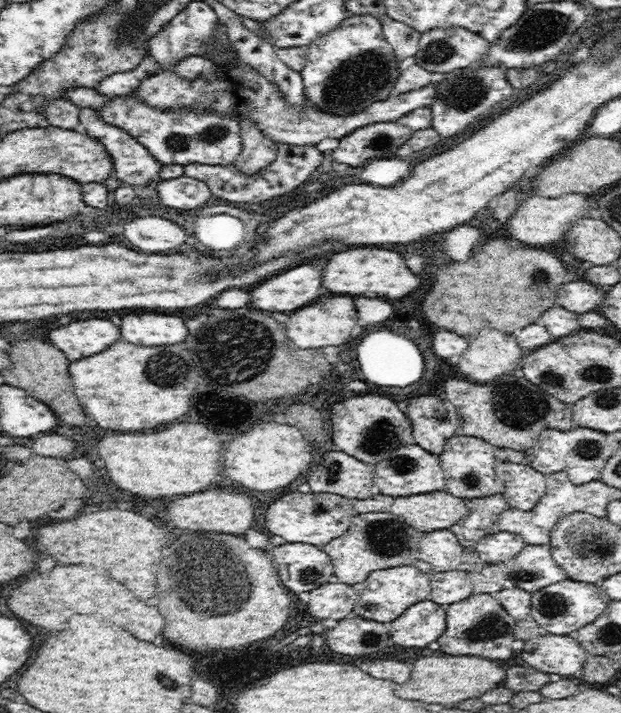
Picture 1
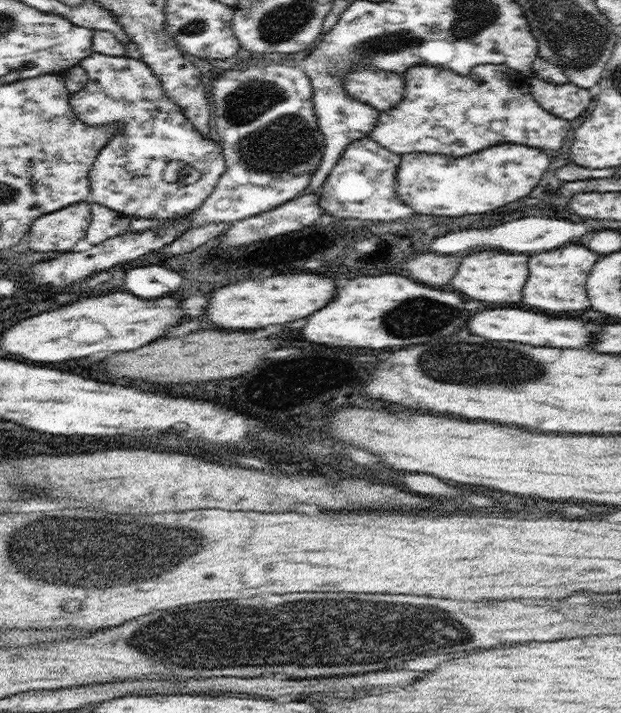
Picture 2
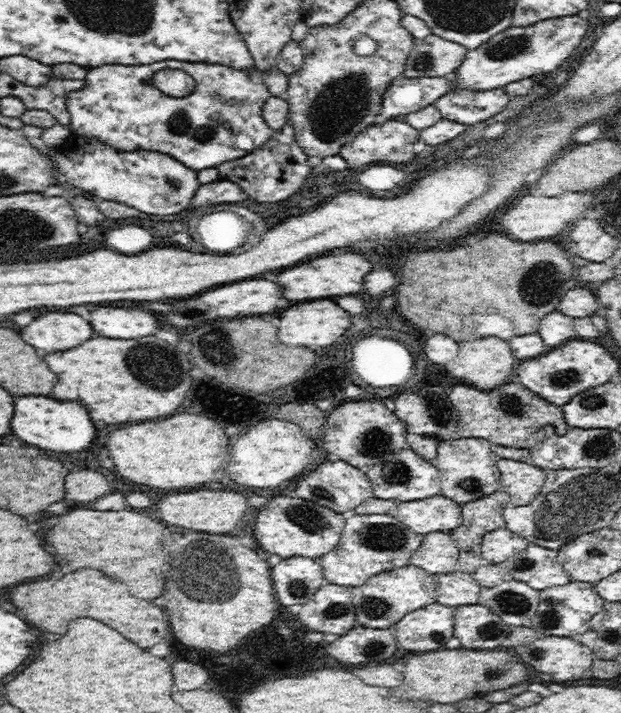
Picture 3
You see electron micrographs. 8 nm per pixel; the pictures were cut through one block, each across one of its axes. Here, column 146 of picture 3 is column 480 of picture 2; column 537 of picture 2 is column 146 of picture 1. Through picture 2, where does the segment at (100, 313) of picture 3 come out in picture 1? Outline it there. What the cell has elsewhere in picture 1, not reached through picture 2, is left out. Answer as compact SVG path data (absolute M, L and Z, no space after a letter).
M130 314L122 318L120 336L132 344L160 346L176 344L186 338L188 330L180 316L166 314Z

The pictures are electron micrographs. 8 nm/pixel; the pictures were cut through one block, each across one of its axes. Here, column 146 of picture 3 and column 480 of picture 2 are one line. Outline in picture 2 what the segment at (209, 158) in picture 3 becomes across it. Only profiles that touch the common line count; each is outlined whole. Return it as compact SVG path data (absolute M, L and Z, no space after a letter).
M476 65L464 76L446 67L411 66L402 75L404 98L396 106L379 111L377 123L369 132L372 140L399 155L428 153L463 157L496 144L511 142L539 148L554 158L572 130L571 121L550 114L534 100L530 92L530 75L508 65Z

